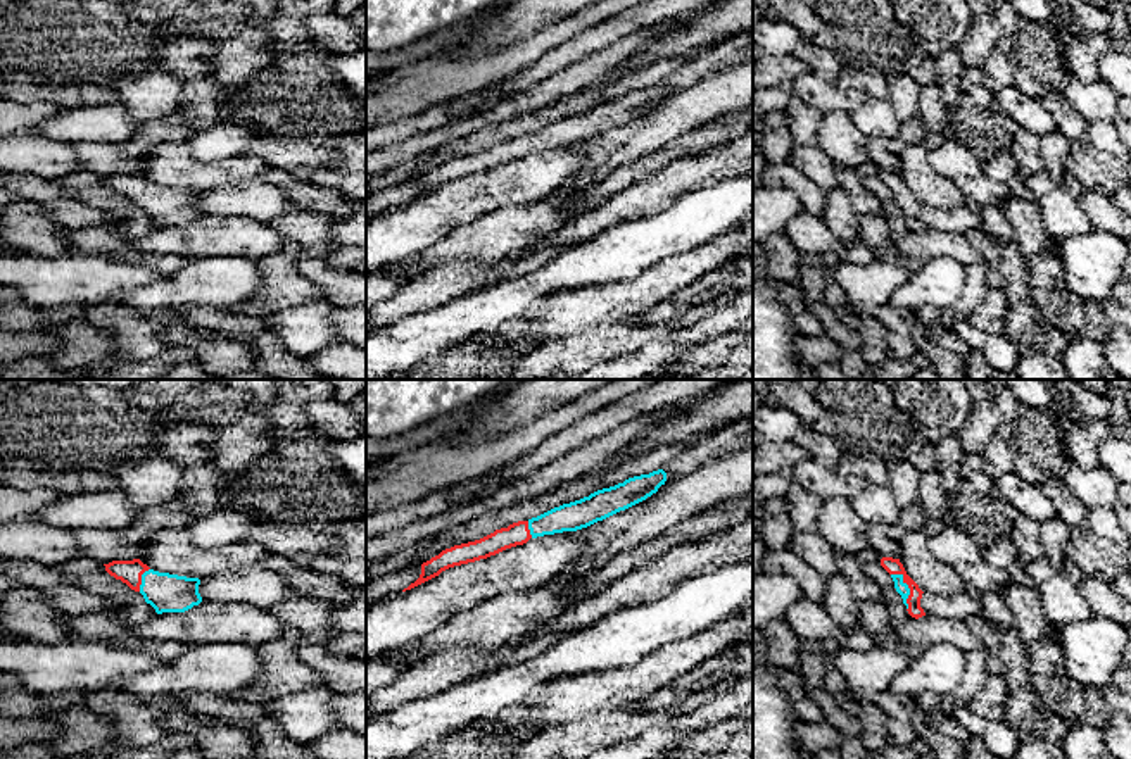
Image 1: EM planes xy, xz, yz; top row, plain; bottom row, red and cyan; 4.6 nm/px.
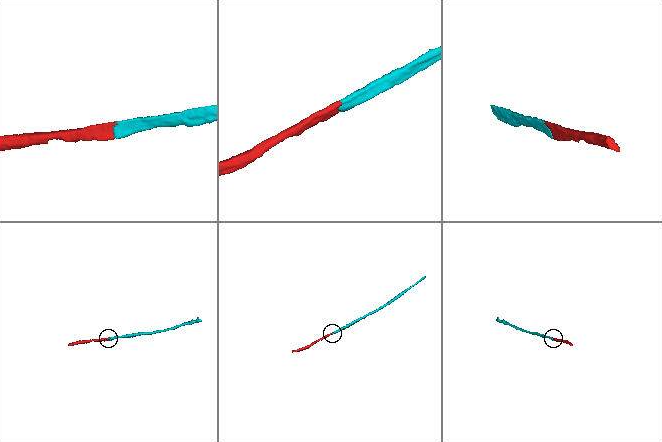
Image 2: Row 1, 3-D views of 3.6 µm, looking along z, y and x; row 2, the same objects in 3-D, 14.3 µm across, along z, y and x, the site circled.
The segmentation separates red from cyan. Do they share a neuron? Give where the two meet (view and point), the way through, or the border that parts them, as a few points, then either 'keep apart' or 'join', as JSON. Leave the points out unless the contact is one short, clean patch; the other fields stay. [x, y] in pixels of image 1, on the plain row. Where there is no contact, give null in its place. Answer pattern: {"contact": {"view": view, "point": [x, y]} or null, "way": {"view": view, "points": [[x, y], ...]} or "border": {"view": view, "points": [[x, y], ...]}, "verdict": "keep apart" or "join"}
{"contact": {"view": "yz", "point": [909, 200]}, "way": {"view": "yz", "points": [[893, 180], [909, 200], [902, 202]]}, "verdict": "join"}

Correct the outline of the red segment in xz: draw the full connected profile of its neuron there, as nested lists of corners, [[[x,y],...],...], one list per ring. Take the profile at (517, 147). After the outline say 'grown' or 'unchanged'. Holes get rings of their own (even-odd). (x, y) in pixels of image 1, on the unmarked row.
[[[663,83],[634,90],[615,100],[597,104],[580,114],[554,121],[528,135],[518,135],[508,141],[496,143],[480,154],[445,162],[423,176],[420,191],[402,205],[439,190],[449,181],[487,172],[506,162],[523,159],[530,152],[587,141],[646,114],[656,107],[665,95],[667,86]]]; grown

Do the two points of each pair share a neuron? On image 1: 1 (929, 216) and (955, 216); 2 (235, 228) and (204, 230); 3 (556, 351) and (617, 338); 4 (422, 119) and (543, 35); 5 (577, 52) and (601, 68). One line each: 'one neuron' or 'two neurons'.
1: one neuron
2: one neuron
3: one neuron
4: two neurons
5: two neurons

